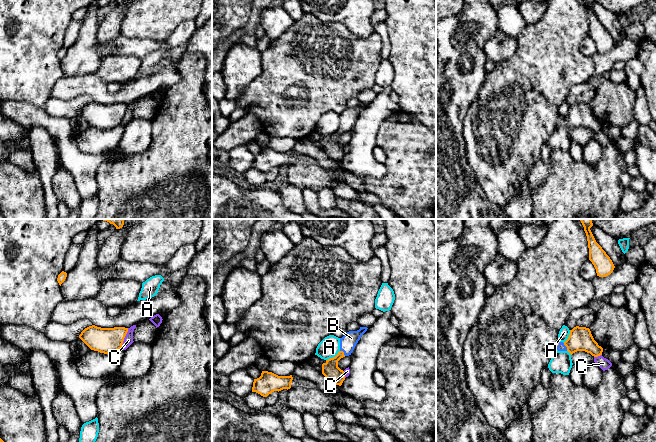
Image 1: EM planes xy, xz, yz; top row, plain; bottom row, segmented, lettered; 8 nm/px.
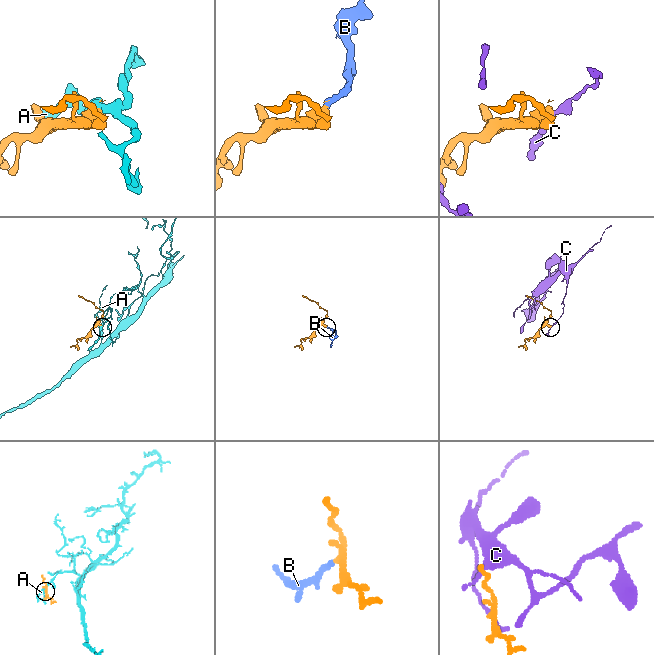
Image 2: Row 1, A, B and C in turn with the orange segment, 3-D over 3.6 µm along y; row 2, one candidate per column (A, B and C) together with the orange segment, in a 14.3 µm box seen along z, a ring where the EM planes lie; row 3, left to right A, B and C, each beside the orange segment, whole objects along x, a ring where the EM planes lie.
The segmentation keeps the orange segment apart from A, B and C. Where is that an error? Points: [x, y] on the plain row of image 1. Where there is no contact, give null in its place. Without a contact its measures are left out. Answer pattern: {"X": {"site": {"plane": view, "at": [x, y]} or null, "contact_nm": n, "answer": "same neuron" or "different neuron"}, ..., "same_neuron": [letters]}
{"A": {"site": {"plane": "xz", "at": [333, 133]}, "contact_nm": 140, "answer": "different neuron"}, "B": {"site": {"plane": "yz", "at": [566, 122]}, "contact_nm": 70, "answer": "same neuron"}, "C": {"site": {"plane": "xy", "at": [124, 113]}, "contact_nm": 170, "answer": "different neuron"}, "same_neuron": ["B"]}

